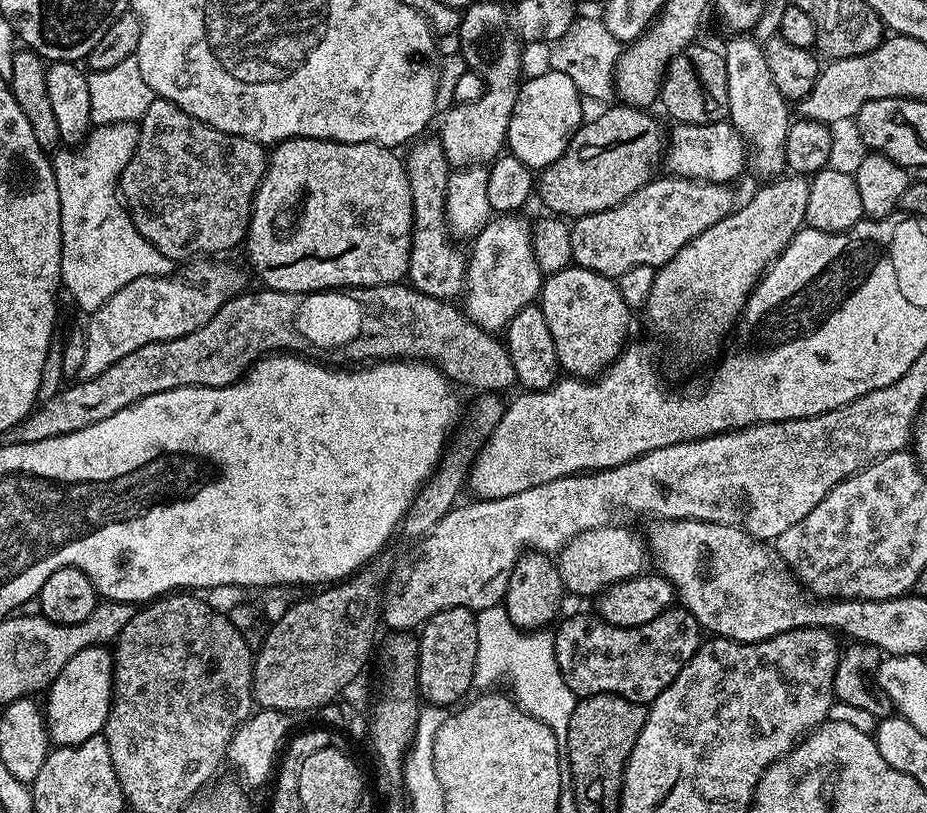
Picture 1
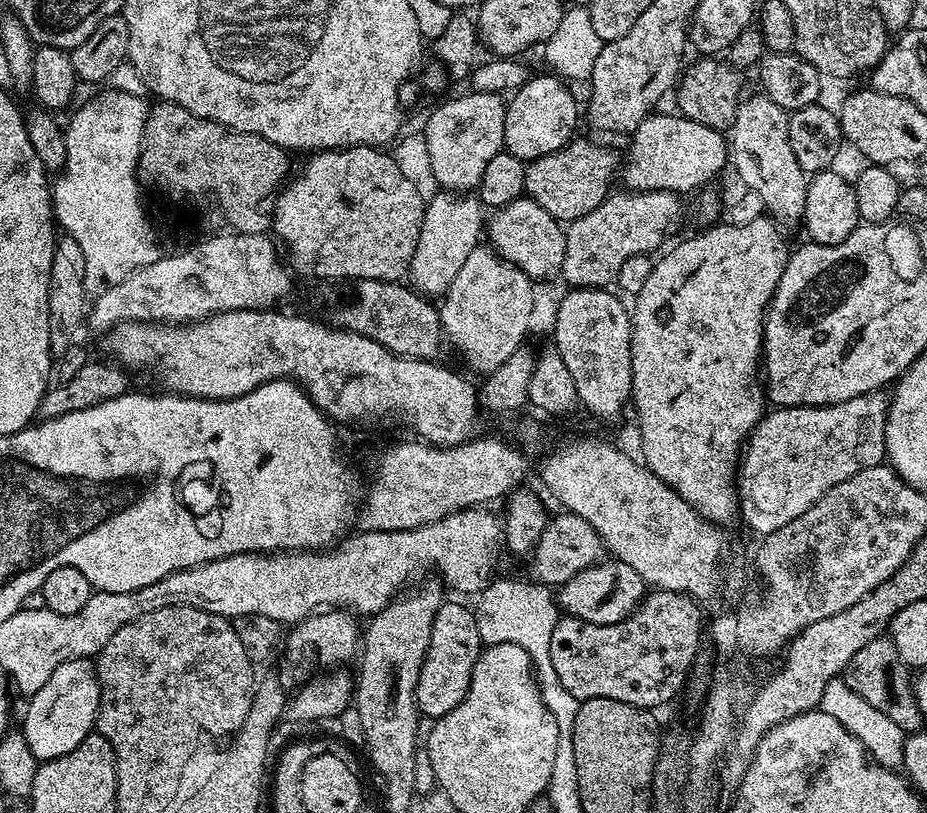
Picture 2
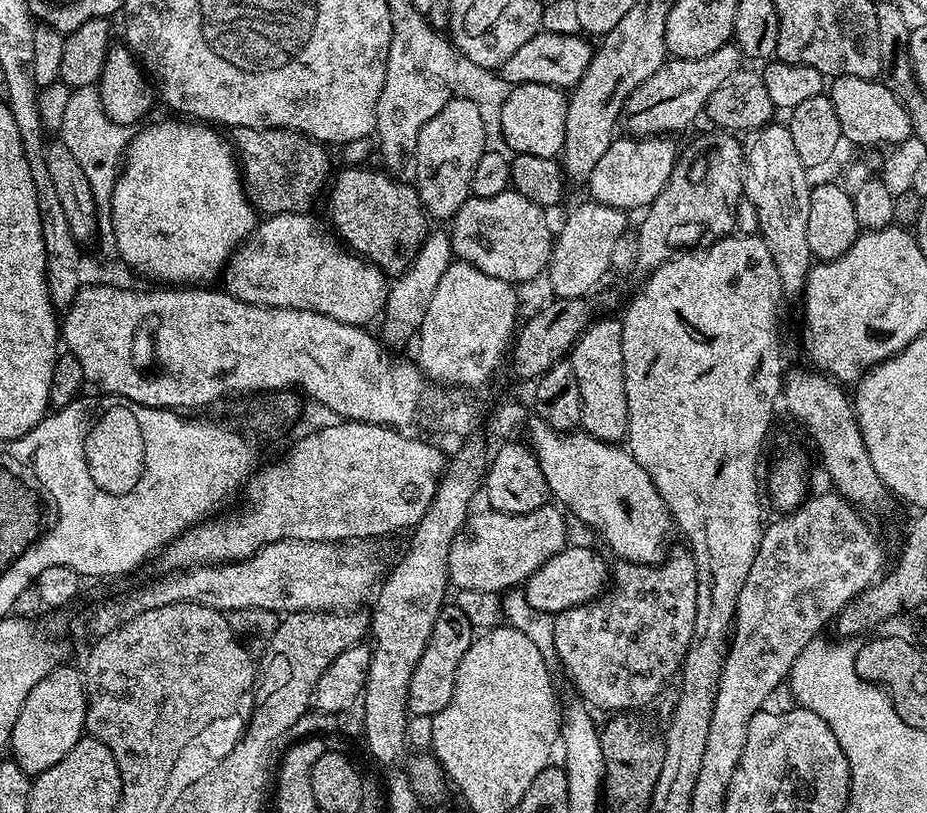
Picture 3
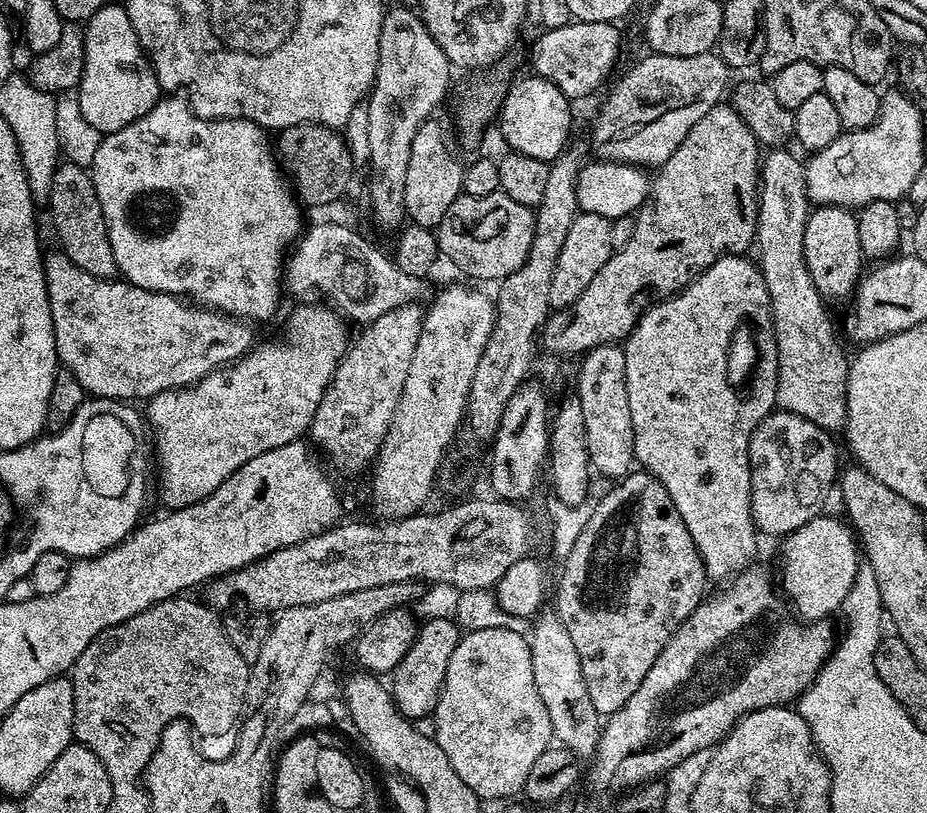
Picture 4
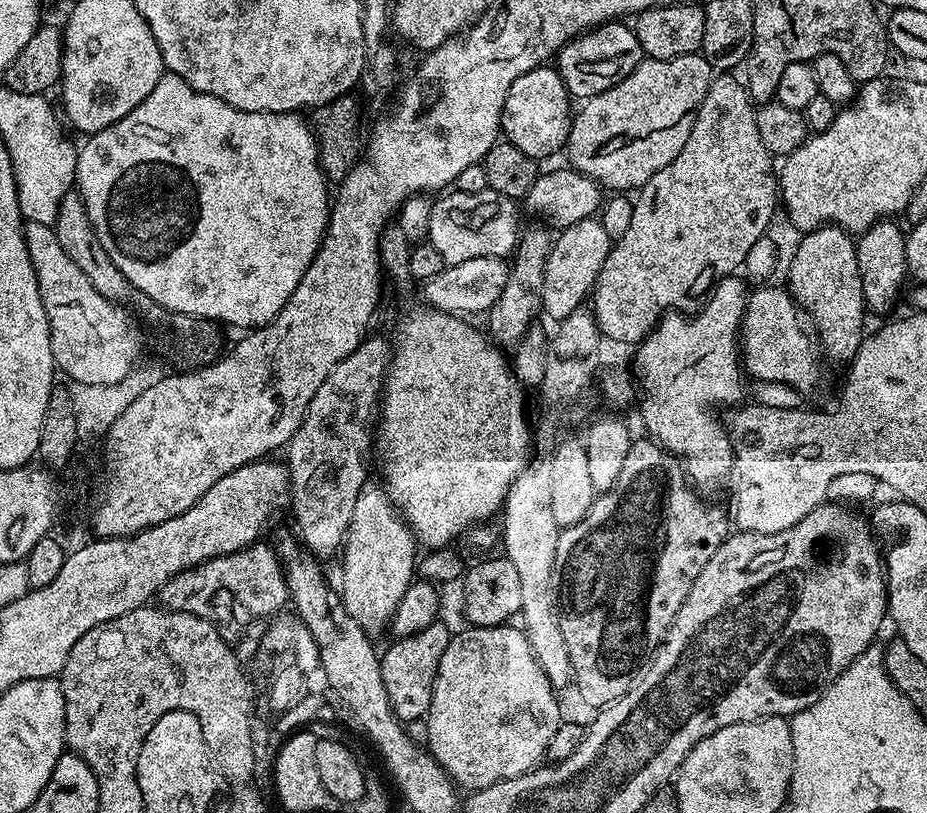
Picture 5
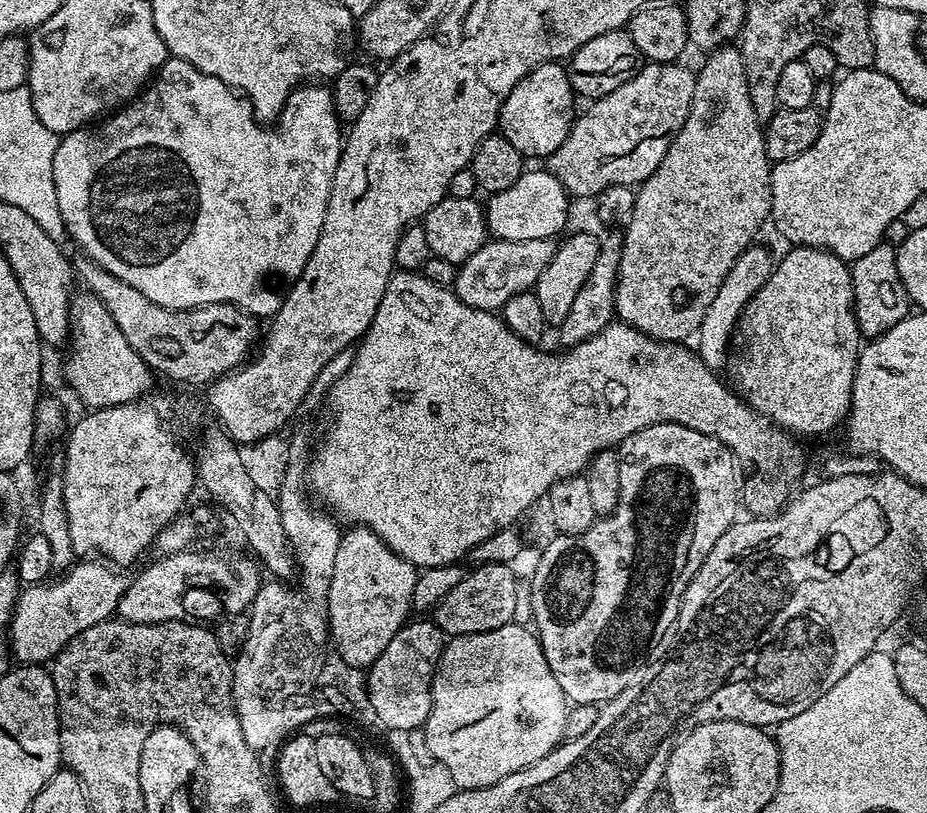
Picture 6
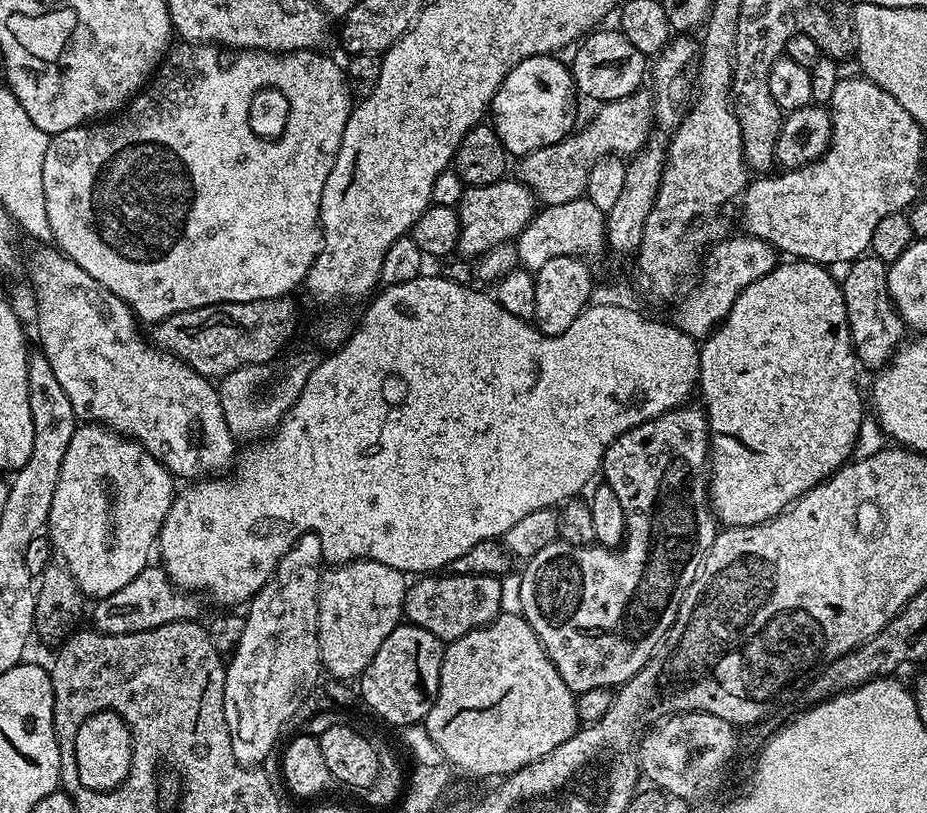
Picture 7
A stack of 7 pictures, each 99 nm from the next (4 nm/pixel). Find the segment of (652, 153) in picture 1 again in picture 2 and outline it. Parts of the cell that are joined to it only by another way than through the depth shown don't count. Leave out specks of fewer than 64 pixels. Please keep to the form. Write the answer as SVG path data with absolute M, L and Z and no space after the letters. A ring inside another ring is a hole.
M576 138L542 158L525 163L524 191L527 199L538 202L546 214L561 222L571 222L594 210L610 195L615 172L617 175L618 160L616 164L615 154L606 145Z

